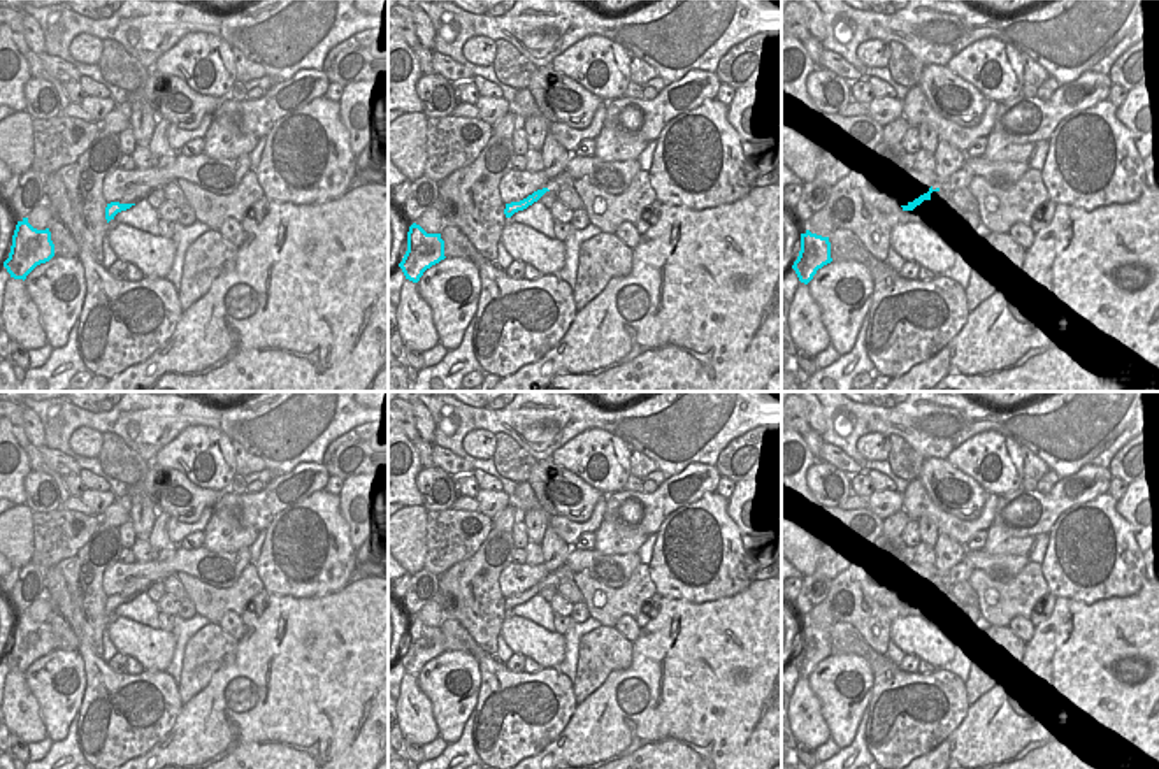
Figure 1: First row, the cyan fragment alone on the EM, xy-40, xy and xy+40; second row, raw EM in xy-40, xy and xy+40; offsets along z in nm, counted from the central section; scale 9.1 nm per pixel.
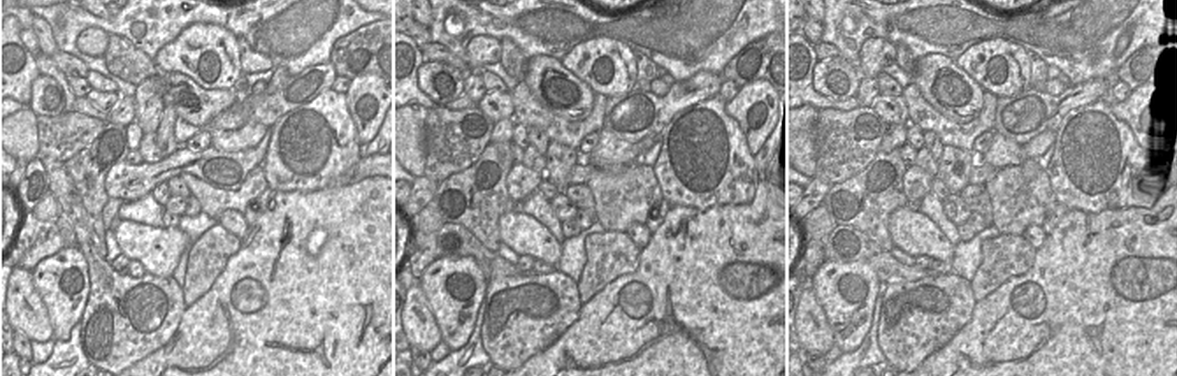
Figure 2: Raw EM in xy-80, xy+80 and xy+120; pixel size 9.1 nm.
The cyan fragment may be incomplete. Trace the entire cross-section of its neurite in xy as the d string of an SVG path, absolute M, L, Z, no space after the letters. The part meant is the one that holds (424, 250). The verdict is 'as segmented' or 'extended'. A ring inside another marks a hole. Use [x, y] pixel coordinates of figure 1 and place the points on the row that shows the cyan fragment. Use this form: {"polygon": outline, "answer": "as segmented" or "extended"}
{"polygon": "M413 223L407 232L407 251L399 263L406 279L418 283L427 269L444 258L441 234L427 234L420 225Z", "answer": "as segmented"}

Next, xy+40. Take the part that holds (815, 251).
{"polygon": "M810 230L801 234L801 251L792 265L801 283L808 284L817 270L831 262L829 237L811 234Z", "answer": "as segmented"}

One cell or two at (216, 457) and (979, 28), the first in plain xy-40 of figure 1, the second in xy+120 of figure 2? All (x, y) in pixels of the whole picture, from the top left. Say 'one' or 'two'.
two

